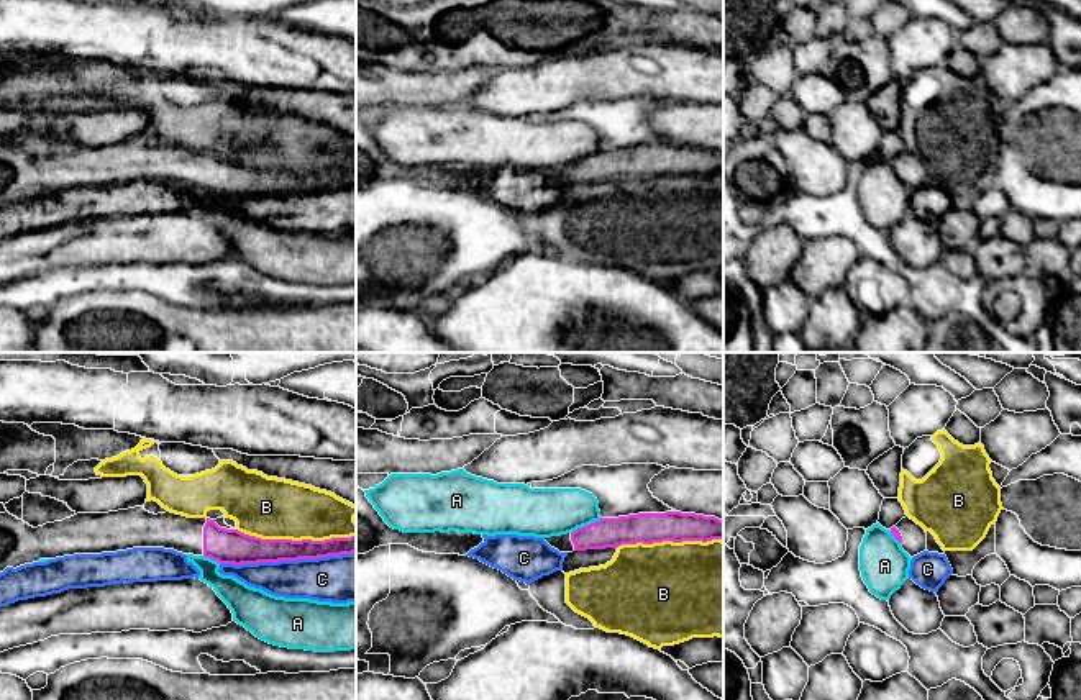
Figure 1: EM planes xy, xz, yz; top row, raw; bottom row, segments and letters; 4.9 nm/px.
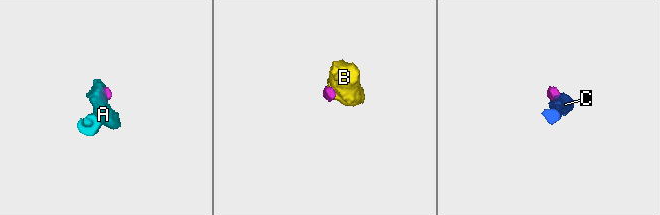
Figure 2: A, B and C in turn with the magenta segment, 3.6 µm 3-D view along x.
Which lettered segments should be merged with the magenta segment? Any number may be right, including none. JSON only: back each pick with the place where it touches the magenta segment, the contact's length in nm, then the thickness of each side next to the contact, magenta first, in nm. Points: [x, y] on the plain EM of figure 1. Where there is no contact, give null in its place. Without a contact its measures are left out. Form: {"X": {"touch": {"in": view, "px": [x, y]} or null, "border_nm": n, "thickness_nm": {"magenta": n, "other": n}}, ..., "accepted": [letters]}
{"accepted": []}

